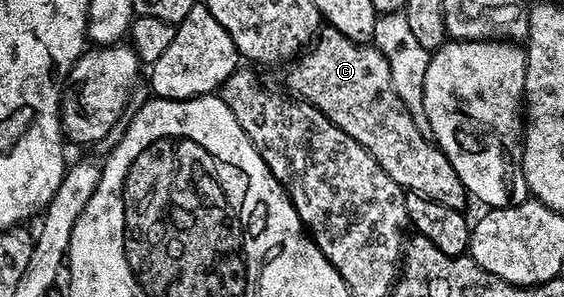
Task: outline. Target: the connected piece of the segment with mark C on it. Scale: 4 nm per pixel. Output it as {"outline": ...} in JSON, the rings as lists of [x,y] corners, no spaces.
{"outline":[[[326,25],[289,68],[284,85],[296,97],[319,108],[319,112],[343,128],[347,136],[363,144],[363,148],[375,156],[383,172],[387,172],[402,190],[421,194],[447,208],[466,209],[467,191],[455,168],[451,168],[451,160],[447,160],[440,145],[419,132],[407,104],[399,100],[399,92],[395,92],[395,84],[391,84],[391,68],[376,46],[347,40],[343,32]]]}

